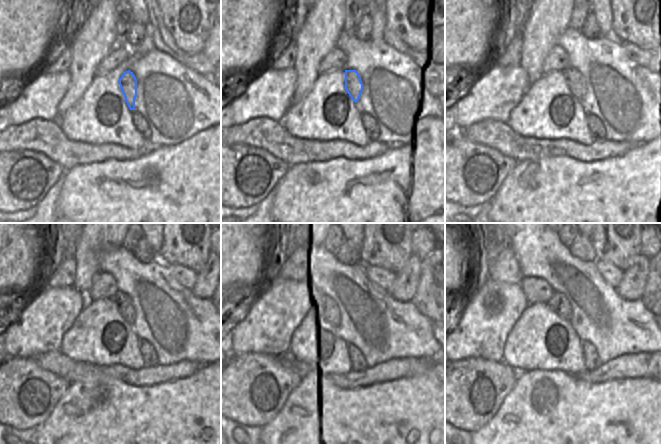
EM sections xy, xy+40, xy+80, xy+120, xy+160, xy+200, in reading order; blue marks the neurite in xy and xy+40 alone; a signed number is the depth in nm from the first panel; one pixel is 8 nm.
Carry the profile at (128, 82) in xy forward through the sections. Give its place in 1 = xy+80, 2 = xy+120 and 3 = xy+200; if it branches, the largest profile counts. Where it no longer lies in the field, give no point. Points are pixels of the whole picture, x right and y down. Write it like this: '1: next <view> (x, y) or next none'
1: next xy+80 (575, 81)
2: next xy+120 (124, 304)
3: next xy+200 (558, 302)

